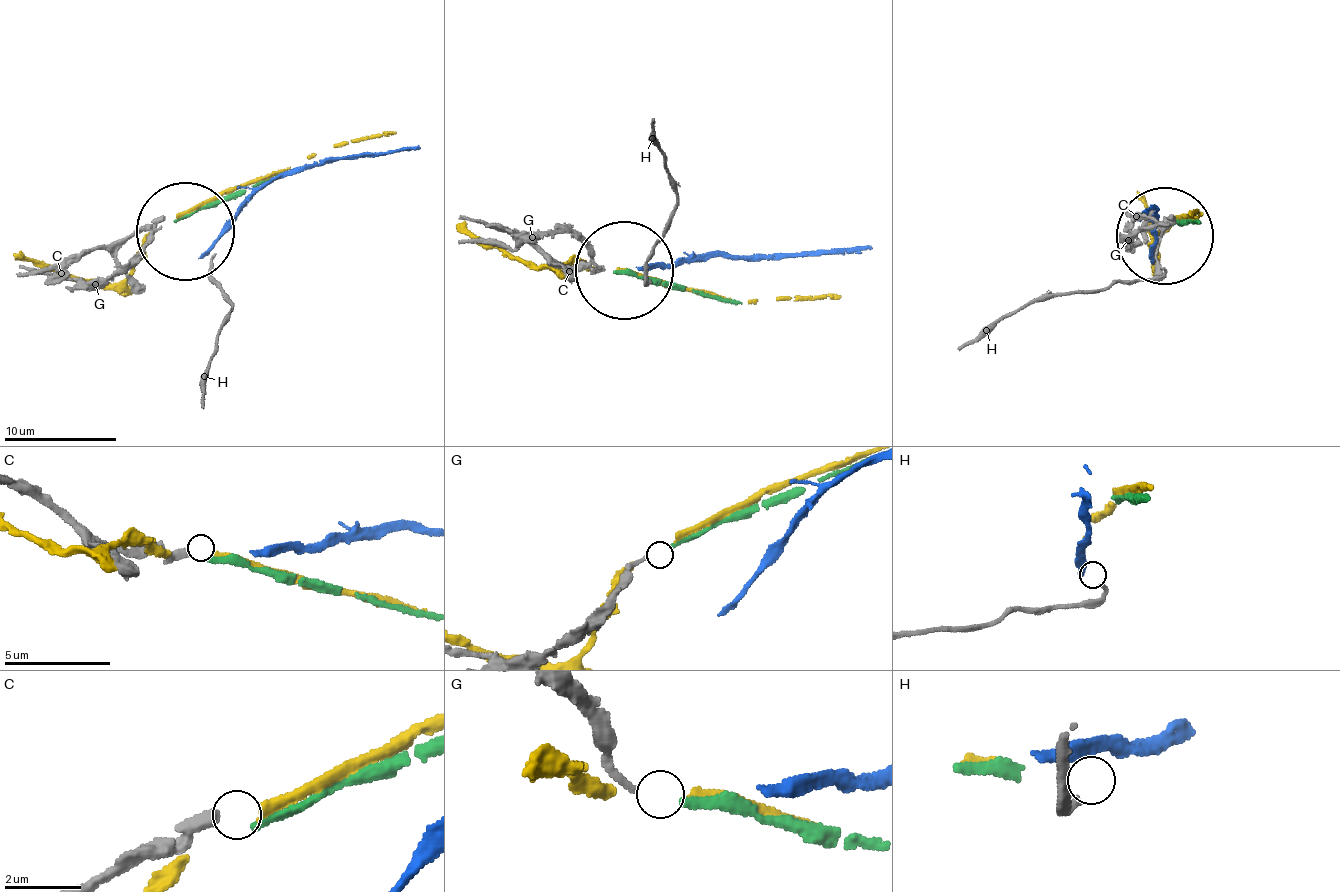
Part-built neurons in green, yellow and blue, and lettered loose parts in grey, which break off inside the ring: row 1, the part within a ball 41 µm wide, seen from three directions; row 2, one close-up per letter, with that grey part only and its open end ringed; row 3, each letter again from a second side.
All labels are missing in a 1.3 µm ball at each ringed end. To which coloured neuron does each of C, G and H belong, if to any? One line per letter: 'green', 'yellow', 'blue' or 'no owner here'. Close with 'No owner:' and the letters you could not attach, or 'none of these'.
C: no owner here
G: green
H: no owner here
No owner: C, H

